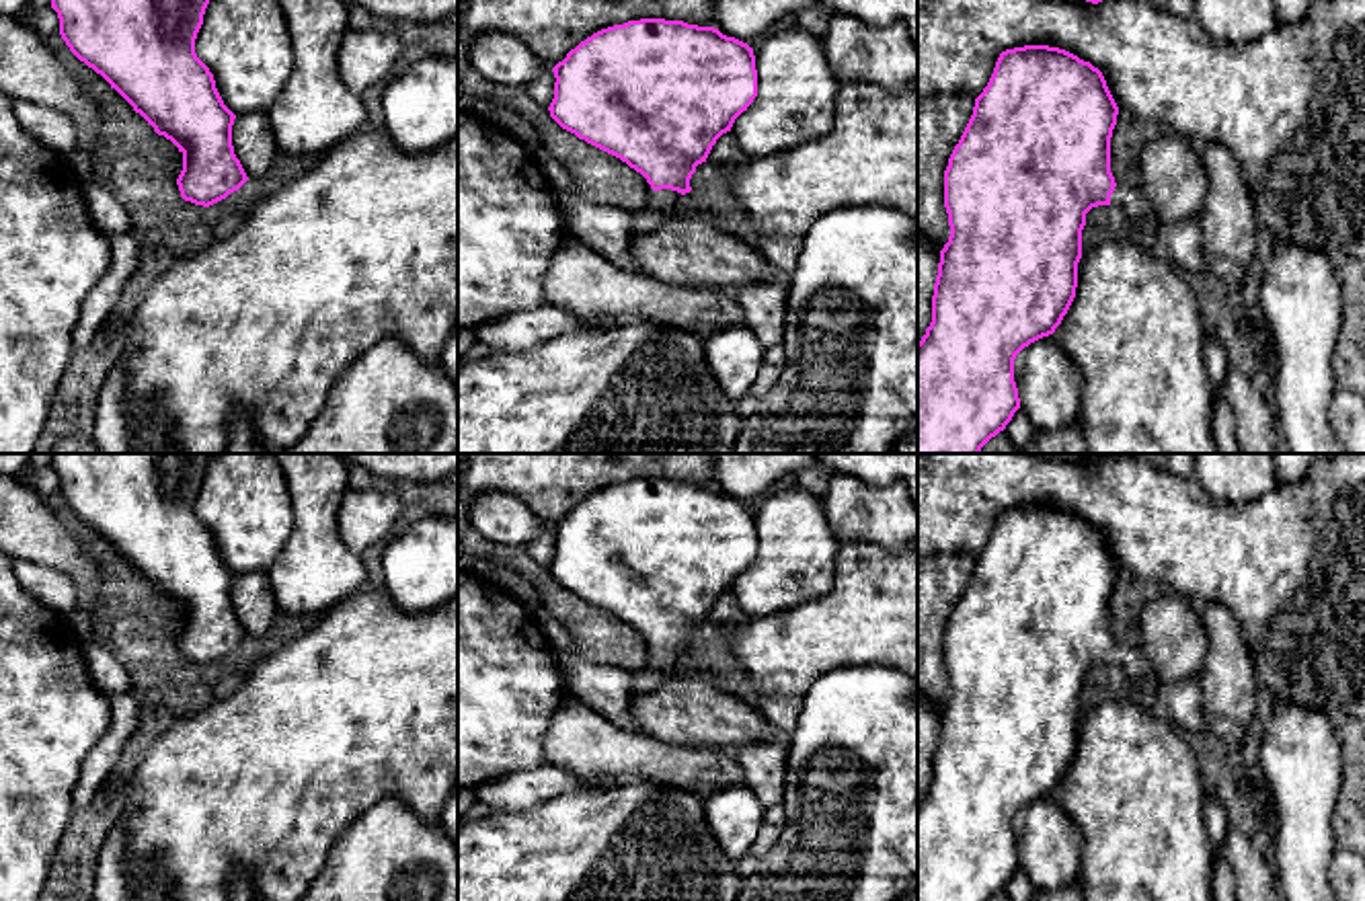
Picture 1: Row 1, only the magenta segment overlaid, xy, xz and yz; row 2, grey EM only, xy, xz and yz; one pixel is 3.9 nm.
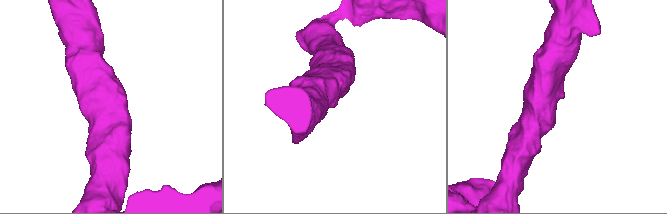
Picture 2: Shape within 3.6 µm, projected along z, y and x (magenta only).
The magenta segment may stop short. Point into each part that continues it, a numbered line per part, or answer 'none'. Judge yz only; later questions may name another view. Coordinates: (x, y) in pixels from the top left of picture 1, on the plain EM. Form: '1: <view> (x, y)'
1: yz (1129, 661)

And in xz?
1: xz (661, 666)

